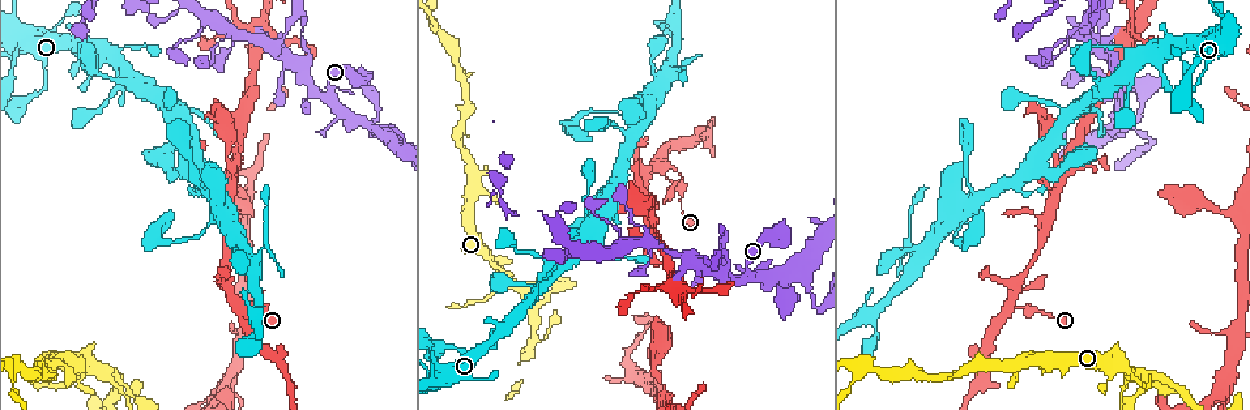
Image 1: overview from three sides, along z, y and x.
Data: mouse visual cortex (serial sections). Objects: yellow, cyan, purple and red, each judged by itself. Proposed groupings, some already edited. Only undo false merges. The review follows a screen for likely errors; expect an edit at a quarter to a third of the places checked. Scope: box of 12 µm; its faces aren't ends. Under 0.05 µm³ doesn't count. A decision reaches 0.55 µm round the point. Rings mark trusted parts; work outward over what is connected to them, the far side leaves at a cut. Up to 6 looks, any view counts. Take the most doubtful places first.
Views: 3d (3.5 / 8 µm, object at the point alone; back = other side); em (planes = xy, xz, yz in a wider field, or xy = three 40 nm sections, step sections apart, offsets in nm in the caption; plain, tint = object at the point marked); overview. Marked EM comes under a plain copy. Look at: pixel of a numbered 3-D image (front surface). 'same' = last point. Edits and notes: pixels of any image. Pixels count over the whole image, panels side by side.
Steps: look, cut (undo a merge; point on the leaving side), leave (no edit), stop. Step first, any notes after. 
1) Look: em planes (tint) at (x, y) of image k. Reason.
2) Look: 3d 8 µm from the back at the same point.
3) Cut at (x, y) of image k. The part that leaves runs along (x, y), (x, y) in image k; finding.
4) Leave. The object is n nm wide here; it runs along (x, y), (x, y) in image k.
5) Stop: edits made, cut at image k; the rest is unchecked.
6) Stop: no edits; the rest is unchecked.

Look: 3d 3.5 µm at (329, 93) of image 1. Two arms in line, one across.

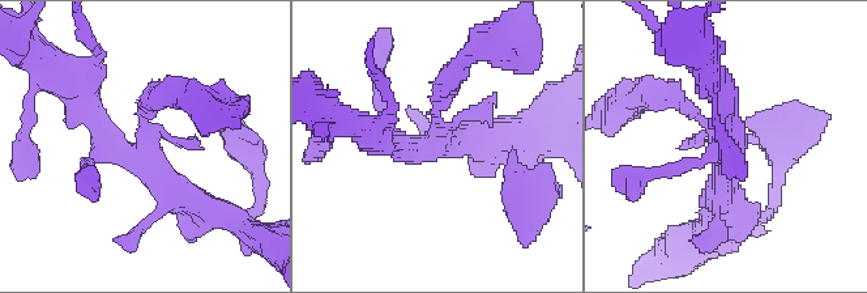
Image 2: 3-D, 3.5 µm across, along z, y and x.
Look: em xy step 5 (tint) at (141, 151) of image 2.

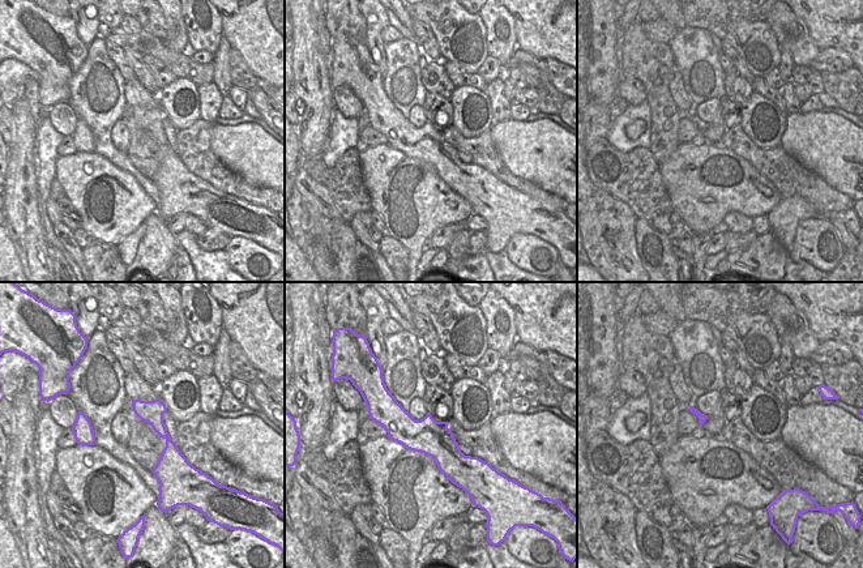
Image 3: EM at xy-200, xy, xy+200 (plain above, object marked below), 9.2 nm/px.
Leave. It runs along (376, 415), (477, 461) in image 3; one cell here.

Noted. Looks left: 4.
Look: 3d 3.5 µm at (238, 34) of image 1. Four arms meet.

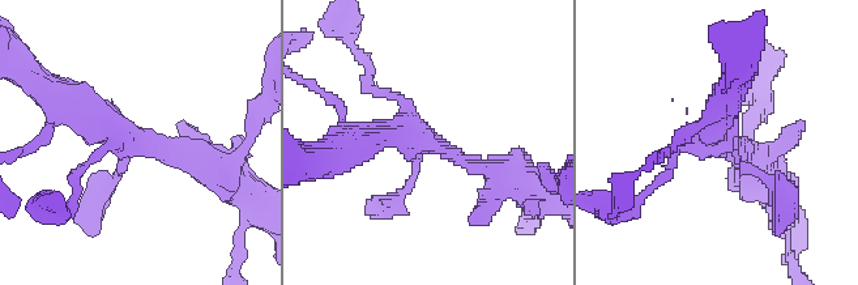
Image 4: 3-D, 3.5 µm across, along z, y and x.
Look: em xy step 2 (tint) at (718, 144) of image 4. 4 arms meet here; the arms are 150, 150, 250, 350 nm wide; now the EM.

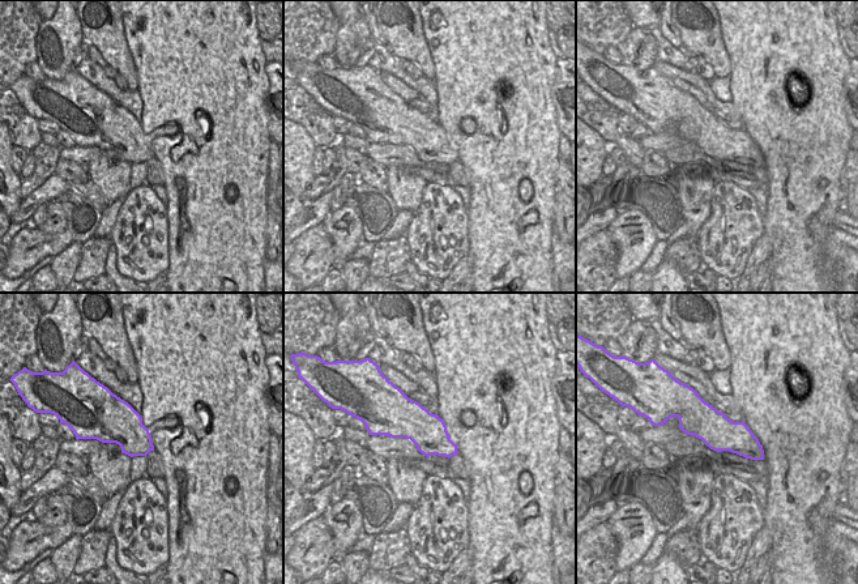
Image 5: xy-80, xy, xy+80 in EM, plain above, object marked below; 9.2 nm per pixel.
Leave. It runs along (208, 165), (90, 124), (63, 100) in image 4; one cell here.

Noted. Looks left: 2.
Look: 3d 3.5 µm from the back at (176, 113) of image 1. Looks like a crossing.

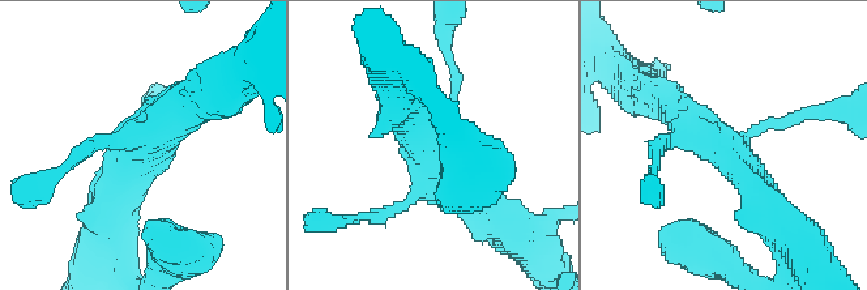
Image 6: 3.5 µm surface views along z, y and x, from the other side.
Look: em xy step 5 (tint) at (430, 151) of image 6. Shape alone is not enough.

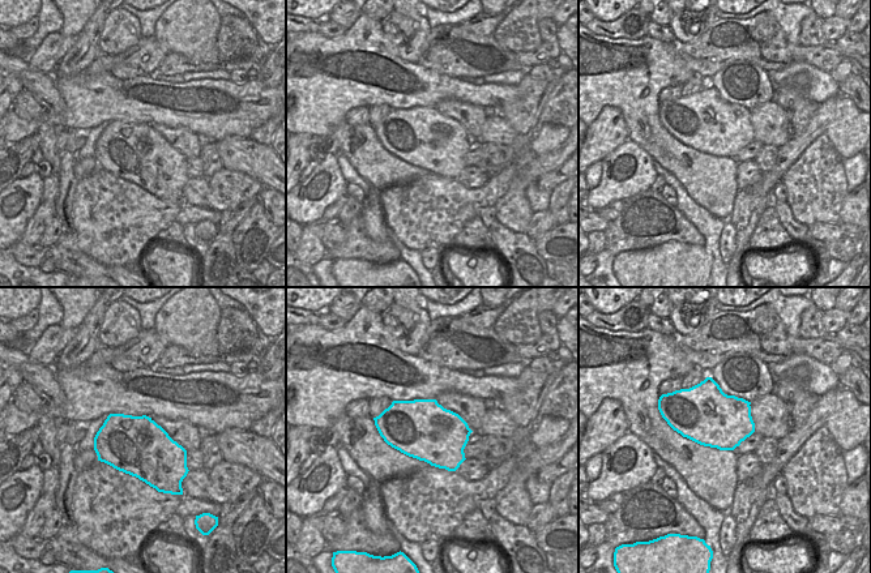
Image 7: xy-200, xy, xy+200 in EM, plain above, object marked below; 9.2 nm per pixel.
Leave. It runs along (669, 102), (718, 141), (772, 210) in image 6; one cell here.

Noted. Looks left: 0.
Stop: no edits; the rest is unchecked.

